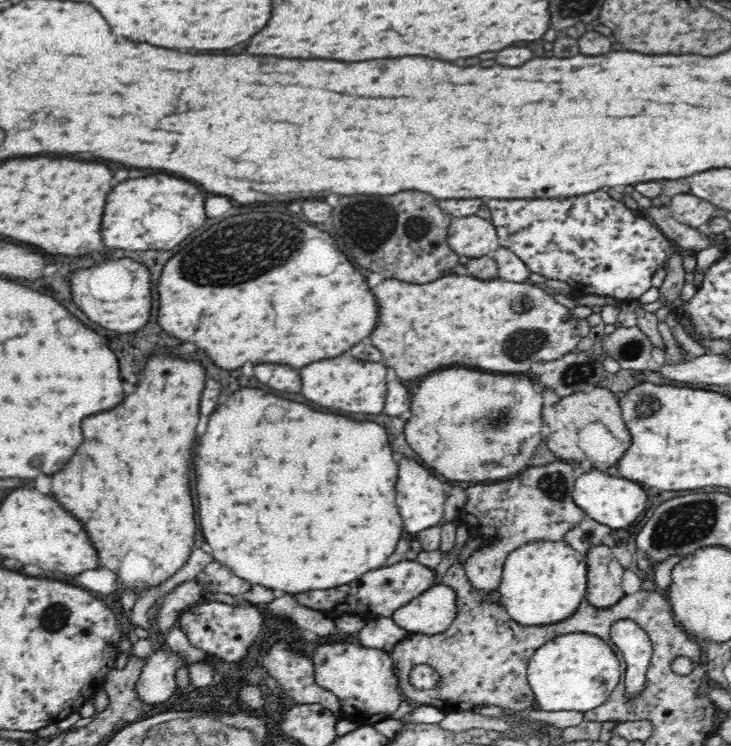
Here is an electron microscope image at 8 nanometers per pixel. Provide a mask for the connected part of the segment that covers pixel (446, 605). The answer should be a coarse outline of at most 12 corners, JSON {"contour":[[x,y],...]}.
{"contour":[[438,582],[391,619],[410,633],[448,630],[456,591]]}

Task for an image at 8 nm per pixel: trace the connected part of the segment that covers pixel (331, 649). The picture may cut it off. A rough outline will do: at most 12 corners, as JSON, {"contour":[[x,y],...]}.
{"contour":[[351,643],[312,650],[316,684],[358,725],[403,696],[391,654]]}

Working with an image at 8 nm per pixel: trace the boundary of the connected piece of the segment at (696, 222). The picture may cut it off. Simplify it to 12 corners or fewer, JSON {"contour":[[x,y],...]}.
{"contour":[[676,194],[668,206],[674,219],[704,229],[712,204],[692,194]]}

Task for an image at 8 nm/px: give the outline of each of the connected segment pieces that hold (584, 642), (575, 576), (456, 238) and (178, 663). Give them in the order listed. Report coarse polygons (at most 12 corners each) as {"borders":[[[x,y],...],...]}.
{"borders":[[[555,636],[528,662],[541,710],[588,712],[621,674],[605,640]],[[528,541],[503,564],[500,602],[520,625],[567,619],[587,560],[566,541]],[[453,217],[449,248],[475,259],[501,247],[494,225]],[[166,646],[146,660],[136,682],[144,704],[166,702],[187,667]]]}

